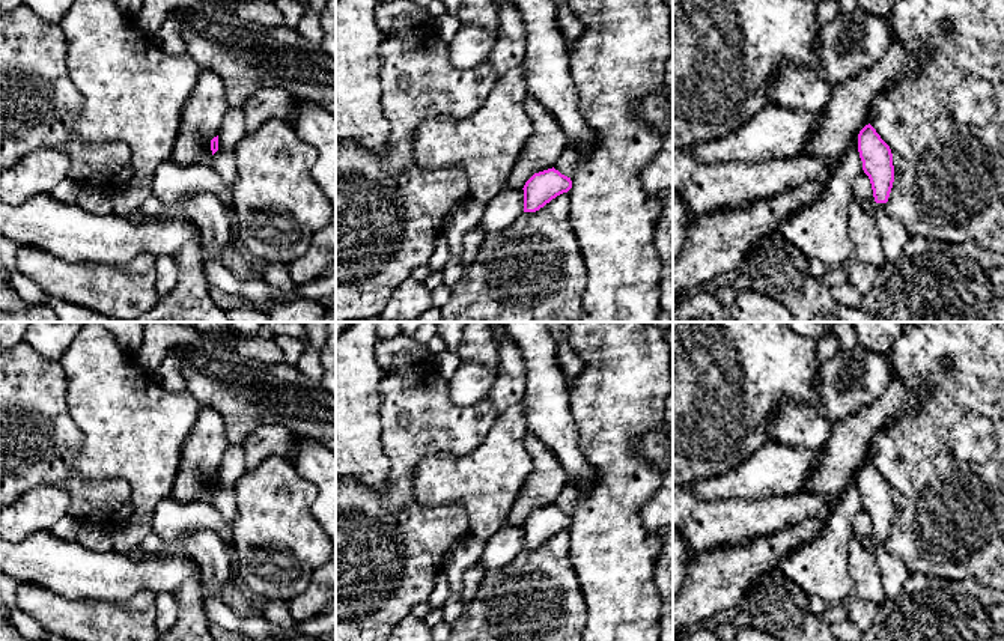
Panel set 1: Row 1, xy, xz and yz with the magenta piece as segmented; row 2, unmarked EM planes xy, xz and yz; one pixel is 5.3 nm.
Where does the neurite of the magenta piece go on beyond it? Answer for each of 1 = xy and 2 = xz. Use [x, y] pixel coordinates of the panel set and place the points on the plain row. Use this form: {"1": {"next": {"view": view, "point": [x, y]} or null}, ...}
{"1": {"next": null}, "2": {"next": null}}

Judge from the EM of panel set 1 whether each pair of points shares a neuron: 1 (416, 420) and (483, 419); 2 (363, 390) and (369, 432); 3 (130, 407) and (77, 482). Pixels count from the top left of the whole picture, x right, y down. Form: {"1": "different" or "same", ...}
{"1": "same", "2": "same", "3": "different"}

